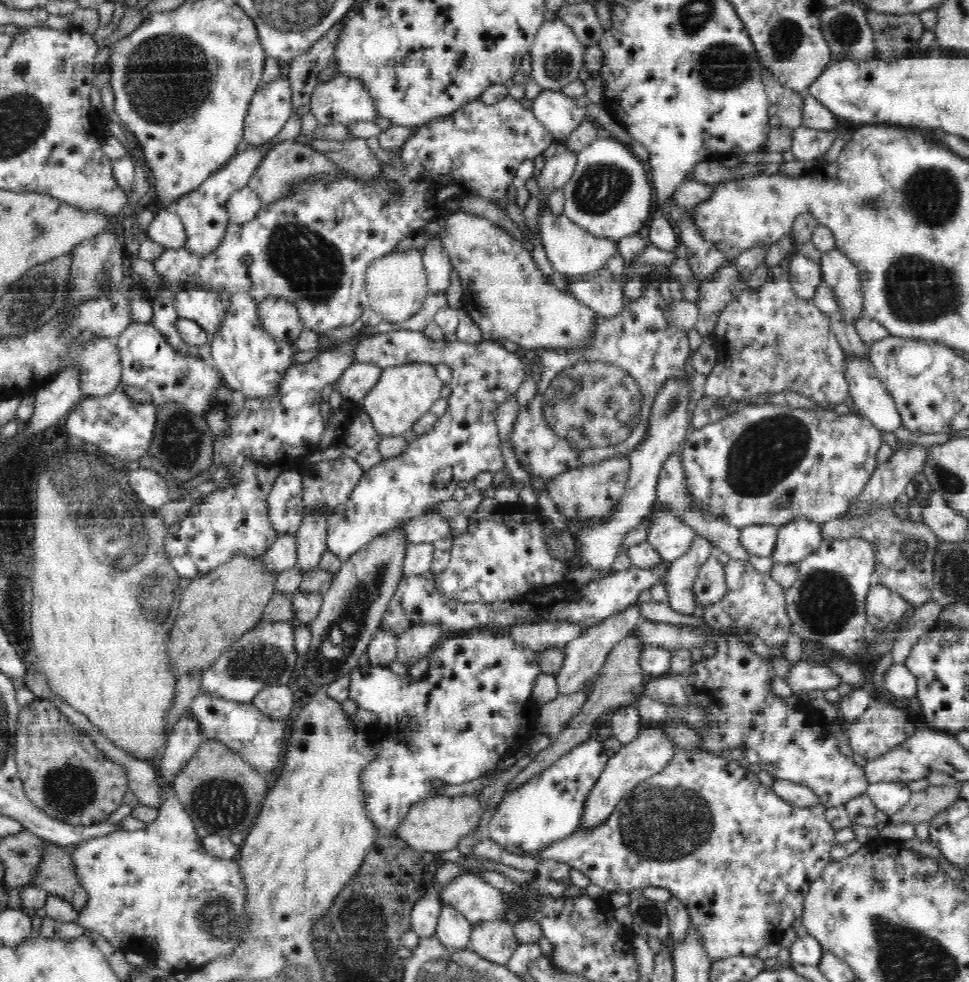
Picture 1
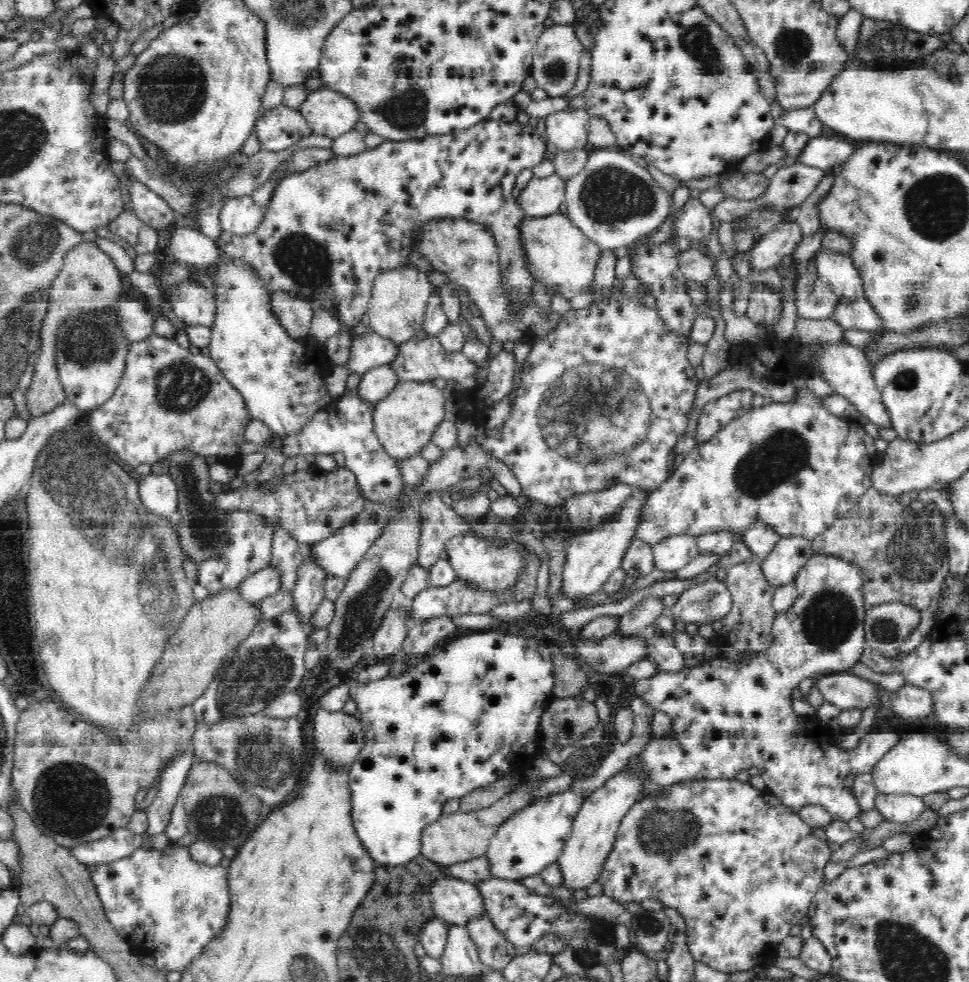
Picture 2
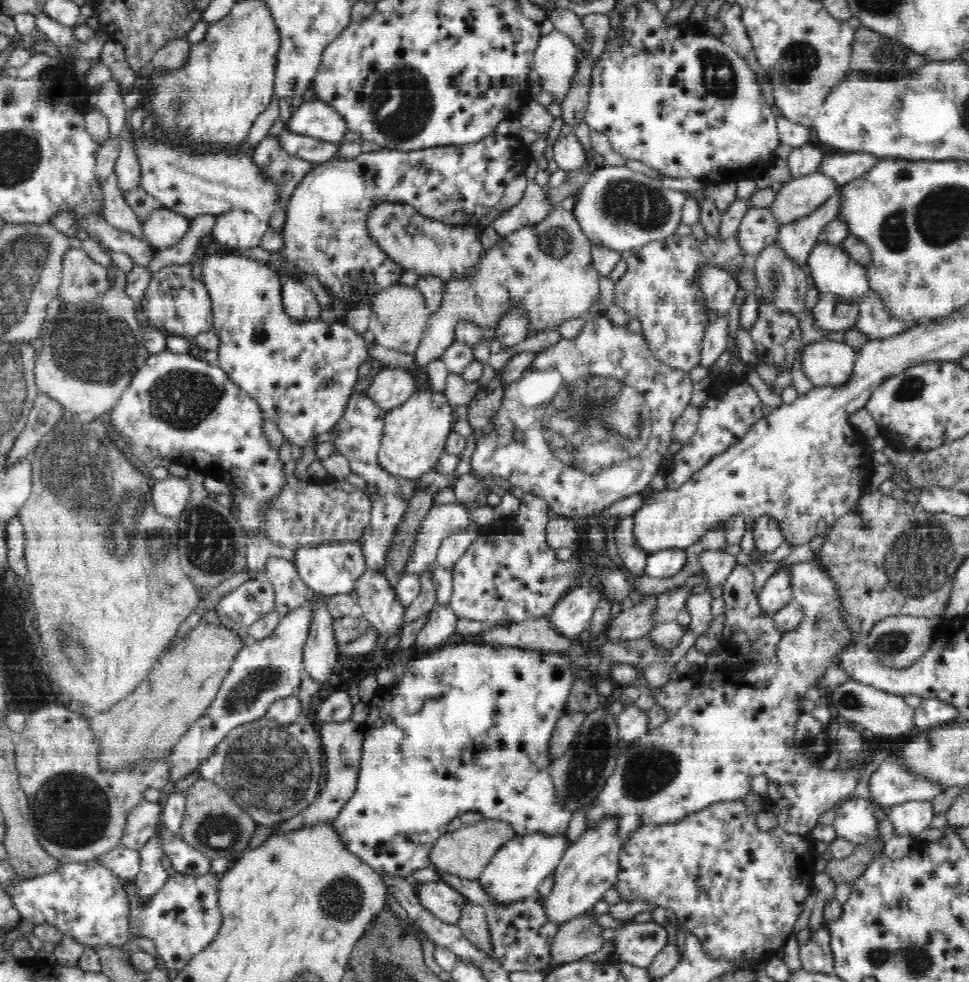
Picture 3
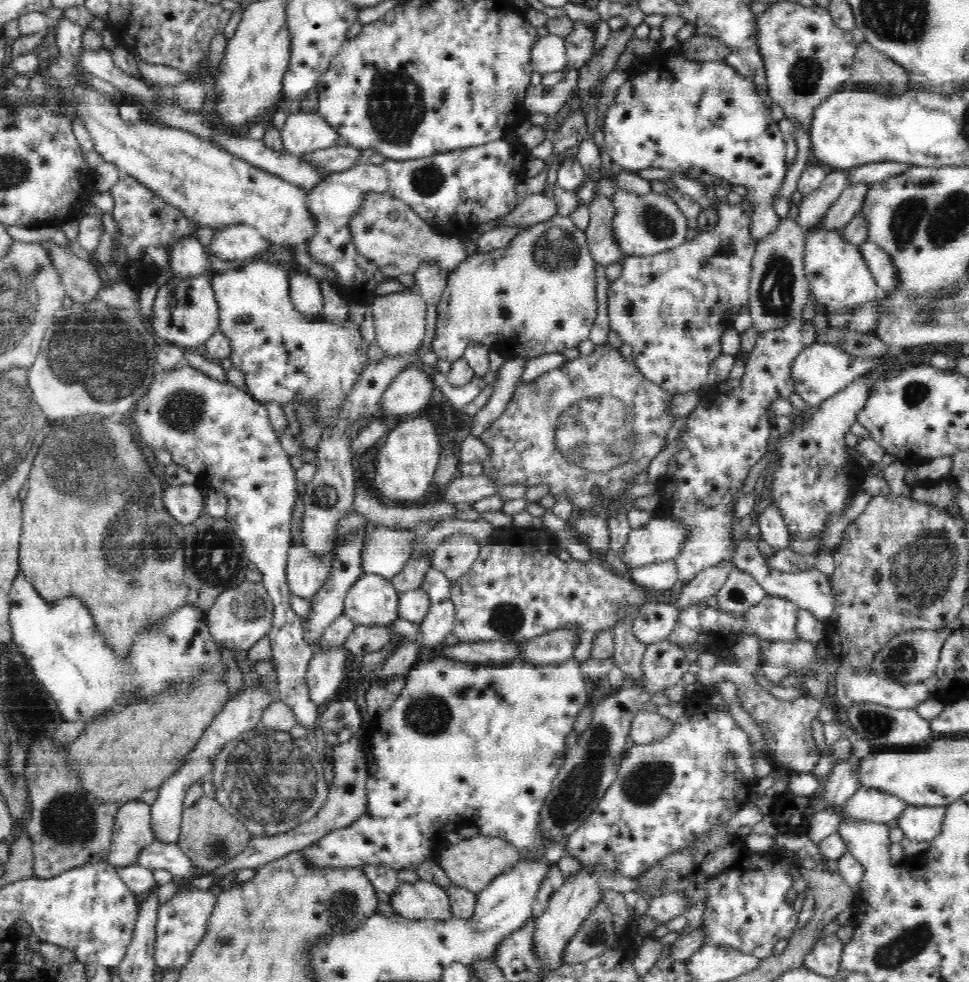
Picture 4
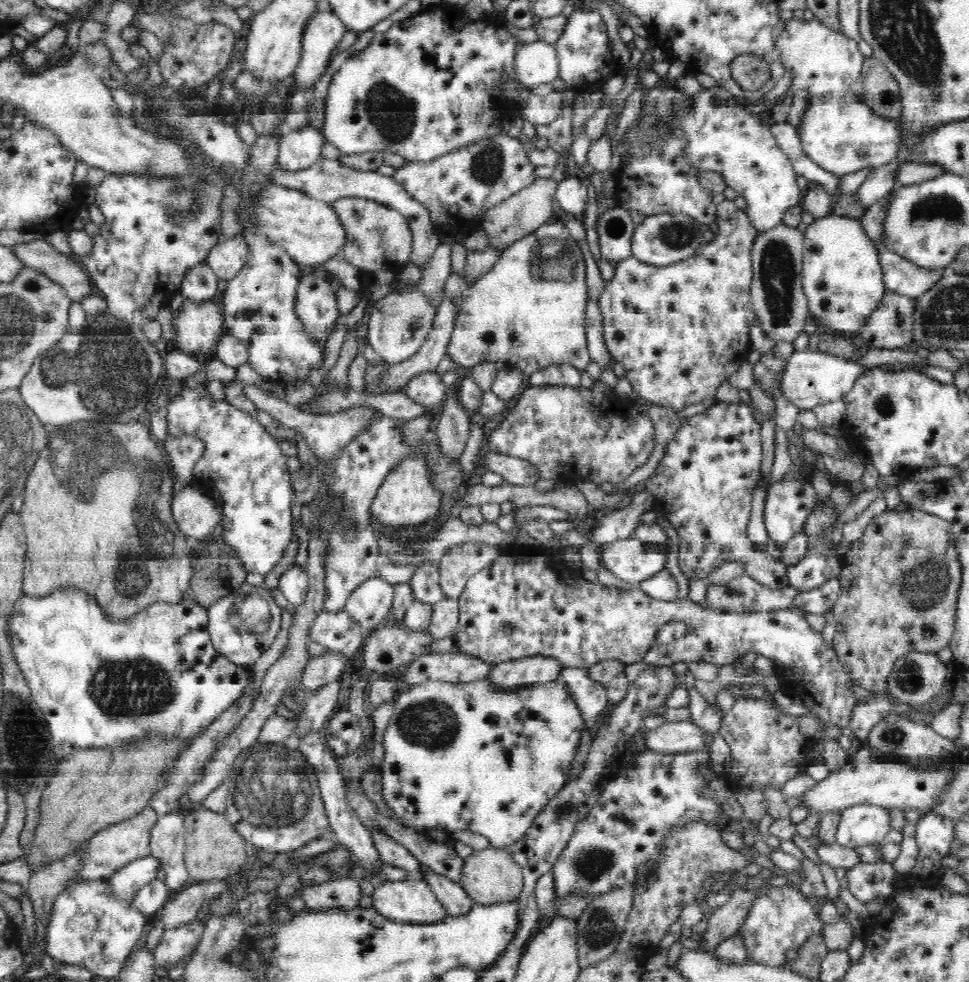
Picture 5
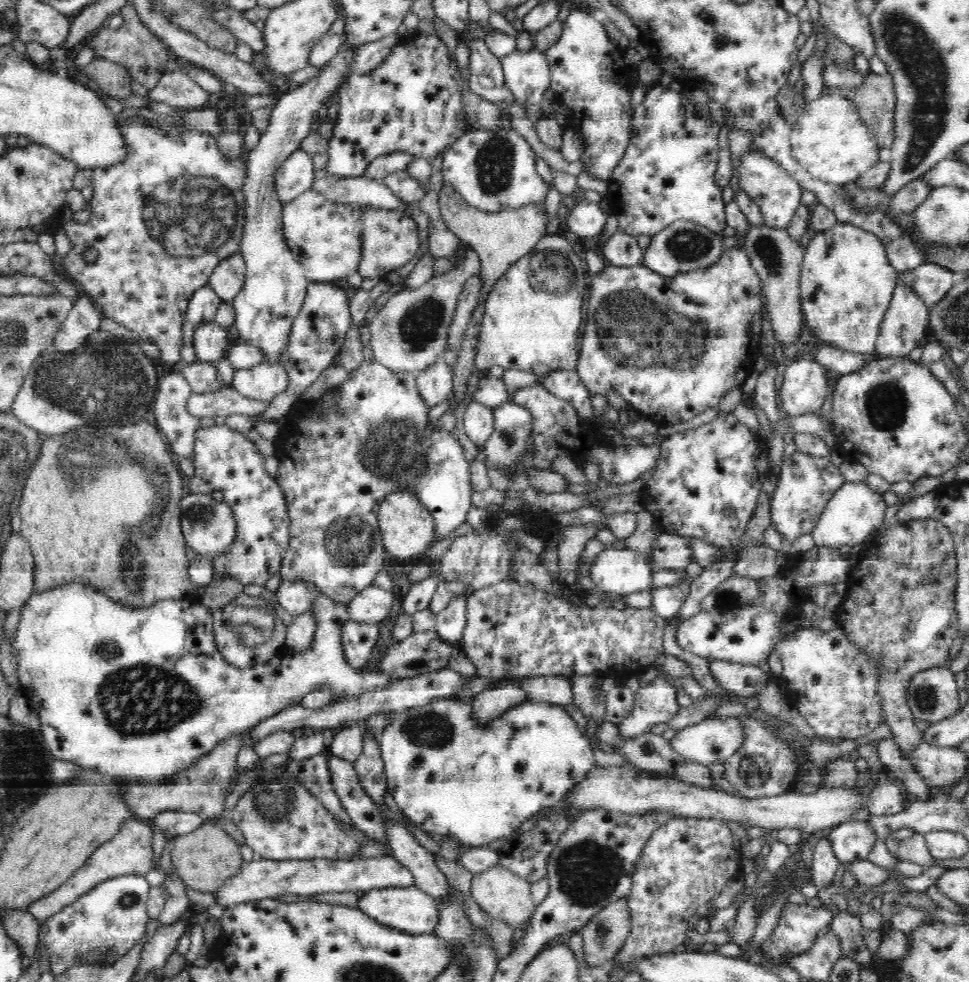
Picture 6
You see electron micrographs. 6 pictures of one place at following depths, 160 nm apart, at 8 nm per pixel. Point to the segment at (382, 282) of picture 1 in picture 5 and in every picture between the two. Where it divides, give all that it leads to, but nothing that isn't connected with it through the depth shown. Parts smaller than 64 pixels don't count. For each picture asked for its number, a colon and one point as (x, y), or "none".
2: (397, 309)
3: (400, 316)
4: (400, 319)
5: (400, 323)

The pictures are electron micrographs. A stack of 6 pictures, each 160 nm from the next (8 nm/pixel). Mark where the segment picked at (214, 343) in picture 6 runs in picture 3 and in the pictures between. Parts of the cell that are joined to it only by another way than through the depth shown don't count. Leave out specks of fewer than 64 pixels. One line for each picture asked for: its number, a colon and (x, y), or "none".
3: (177, 304)
4: (185, 313)
5: (198, 327)

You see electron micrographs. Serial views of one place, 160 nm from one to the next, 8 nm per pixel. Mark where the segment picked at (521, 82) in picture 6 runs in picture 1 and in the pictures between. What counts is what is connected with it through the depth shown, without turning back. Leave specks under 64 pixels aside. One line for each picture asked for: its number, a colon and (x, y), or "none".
1: (557, 55)
2: (556, 58)
3: (555, 59)
4: (548, 54)
5: (536, 63)

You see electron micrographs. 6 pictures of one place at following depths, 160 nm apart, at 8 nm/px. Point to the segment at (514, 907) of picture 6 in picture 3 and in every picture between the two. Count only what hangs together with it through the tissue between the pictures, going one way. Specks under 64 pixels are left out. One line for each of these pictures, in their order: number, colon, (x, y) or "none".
3: (465, 852)
4: (472, 864)
5: (490, 875)

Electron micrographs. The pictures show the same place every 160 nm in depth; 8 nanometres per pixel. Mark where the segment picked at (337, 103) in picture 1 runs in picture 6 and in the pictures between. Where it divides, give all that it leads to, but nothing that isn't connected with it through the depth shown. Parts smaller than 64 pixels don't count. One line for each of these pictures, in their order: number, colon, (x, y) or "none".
2: (329, 114)
3: (315, 119)
4: (304, 132)
5: (300, 149)
6: (295, 177)

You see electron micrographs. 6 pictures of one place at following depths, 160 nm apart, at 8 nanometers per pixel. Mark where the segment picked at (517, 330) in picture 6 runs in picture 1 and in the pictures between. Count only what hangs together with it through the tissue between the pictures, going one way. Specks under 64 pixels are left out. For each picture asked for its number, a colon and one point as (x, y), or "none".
1: (572, 250)
2: (555, 250)
3: (546, 270)
4: (537, 296)
5: (529, 311)

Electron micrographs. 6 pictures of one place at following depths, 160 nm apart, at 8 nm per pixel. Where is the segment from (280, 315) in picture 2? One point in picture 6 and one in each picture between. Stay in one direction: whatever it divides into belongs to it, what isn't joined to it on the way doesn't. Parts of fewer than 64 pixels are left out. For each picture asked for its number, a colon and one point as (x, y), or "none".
3: (300, 302)
4: (306, 297)
5: (316, 305)
6: (317, 335)

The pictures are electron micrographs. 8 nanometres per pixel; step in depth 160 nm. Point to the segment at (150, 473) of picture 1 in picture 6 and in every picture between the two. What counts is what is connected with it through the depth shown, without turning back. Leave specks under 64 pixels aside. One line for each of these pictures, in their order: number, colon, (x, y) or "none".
2: (159, 492)
3: (169, 496)
4: (184, 502)
5: (195, 513)
6: (209, 527)

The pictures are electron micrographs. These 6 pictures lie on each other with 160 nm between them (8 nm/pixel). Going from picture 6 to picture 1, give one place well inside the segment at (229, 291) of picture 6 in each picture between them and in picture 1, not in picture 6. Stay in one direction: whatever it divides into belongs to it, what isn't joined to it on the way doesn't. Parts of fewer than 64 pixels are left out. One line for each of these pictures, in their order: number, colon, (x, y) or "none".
1: (243, 204)
2: (241, 215)
3: (237, 229)
4: (241, 242)
5: (225, 260)

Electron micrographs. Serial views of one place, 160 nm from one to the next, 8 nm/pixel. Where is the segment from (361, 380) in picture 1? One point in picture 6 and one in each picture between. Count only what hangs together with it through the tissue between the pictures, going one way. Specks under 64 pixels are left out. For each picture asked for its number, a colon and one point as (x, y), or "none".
2: (376, 383)
3: (390, 387)
4: (411, 390)
5: (427, 388)
6: (435, 384)

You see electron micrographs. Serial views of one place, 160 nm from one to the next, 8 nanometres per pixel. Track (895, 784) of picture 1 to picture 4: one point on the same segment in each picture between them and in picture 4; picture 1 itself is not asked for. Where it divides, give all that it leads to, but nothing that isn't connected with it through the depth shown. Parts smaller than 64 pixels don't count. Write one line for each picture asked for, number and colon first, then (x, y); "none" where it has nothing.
2: (904, 809)
3: (909, 819)
4: (919, 824)

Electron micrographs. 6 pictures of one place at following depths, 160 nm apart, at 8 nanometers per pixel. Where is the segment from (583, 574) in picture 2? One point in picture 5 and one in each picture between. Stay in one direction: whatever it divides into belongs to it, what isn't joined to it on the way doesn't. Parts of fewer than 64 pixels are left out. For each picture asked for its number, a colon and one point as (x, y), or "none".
3: (572, 616)
4: (551, 648)
5: (510, 676)

